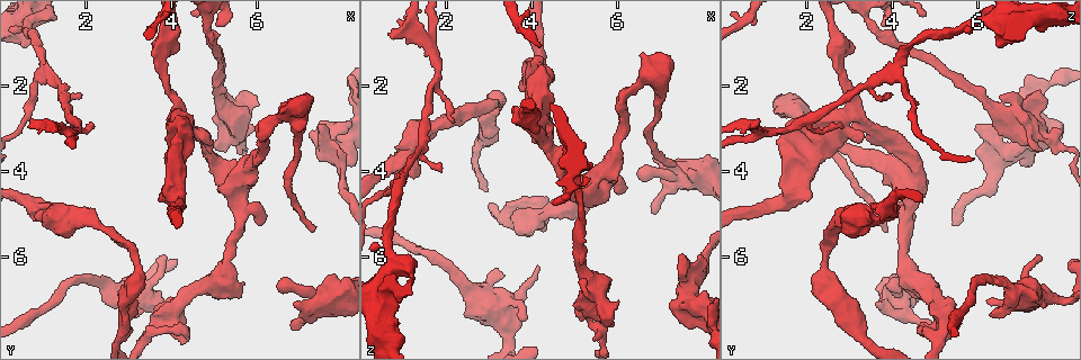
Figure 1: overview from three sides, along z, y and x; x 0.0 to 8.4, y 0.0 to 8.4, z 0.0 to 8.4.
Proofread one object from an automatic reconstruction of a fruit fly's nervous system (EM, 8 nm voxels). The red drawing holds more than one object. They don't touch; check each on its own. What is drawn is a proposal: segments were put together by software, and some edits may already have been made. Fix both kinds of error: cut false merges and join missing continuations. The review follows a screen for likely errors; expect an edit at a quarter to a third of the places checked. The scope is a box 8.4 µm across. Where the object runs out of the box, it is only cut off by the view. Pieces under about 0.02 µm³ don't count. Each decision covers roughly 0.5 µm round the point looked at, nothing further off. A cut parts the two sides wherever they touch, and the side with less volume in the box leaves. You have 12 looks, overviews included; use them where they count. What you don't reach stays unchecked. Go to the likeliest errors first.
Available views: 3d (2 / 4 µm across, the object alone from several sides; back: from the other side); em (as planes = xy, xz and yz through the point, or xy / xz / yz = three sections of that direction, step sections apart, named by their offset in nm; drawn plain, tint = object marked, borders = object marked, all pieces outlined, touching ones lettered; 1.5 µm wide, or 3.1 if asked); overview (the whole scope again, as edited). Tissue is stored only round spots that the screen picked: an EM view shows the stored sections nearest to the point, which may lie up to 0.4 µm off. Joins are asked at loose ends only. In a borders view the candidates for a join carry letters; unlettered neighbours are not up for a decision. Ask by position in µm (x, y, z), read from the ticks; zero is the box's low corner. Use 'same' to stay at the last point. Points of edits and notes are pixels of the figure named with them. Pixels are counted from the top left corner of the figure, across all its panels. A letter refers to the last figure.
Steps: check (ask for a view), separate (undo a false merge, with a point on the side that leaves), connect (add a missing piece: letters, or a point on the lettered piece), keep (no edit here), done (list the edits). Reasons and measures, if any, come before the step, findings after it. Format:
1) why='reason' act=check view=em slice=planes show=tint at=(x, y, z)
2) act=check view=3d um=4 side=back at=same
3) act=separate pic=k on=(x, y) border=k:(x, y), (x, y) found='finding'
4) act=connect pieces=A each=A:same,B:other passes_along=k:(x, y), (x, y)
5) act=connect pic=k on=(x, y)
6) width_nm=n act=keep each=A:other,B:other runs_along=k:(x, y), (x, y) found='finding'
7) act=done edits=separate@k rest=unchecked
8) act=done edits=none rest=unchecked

why='branch stops here' act=check view=em slice=planes show=borders at=(6.90, 7.70, 4.95)

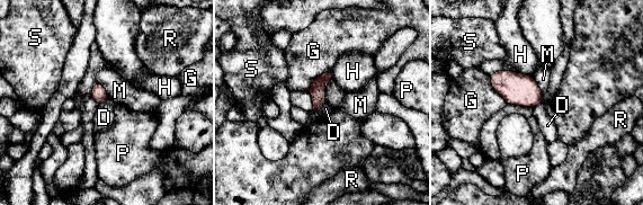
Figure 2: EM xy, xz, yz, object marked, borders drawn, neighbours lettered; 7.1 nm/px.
longest_contact=G:240nm act=keep each=D:other,G:other,H:other,M:other,P:other,R:other,S:other found='no lettered piece goes on from it'

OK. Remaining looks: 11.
why='an open end' act=check view=3d um=4 at=(7.35, 5.35, 3.80)

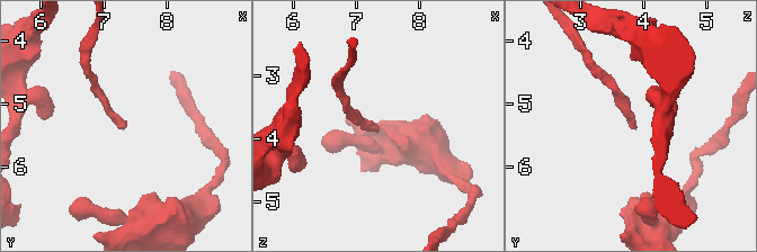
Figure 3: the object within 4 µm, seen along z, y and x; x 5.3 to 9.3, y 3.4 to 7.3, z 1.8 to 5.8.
why='now the EM' act=check view=em slice=yz step=8 show=borders at=(7.30, 5.45, 3.90)

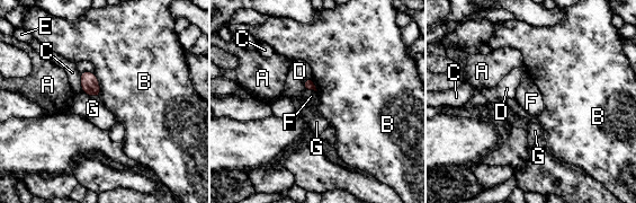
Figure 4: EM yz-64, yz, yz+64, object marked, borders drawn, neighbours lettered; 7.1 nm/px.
act=keep each=A:other,B:other,C:other,D:other,E:other,F:other,G:other border=4:(93, 72), (98, 80), (99, 97) found='none of them fits'

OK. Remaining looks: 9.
why='free end' act=check view=em slice=yz step=8 show=tint at=(3.75, 7.75, 4.85)

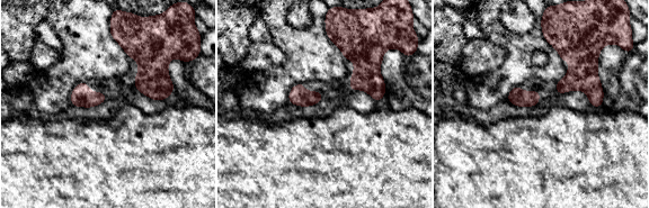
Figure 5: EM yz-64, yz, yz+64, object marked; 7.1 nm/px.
why='cut it another way' act=check view=em slice=planes show=tint at=same

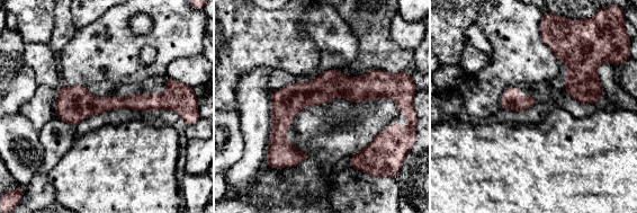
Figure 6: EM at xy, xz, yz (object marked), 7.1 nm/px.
act=check view=em slice=planes show=borders at=same

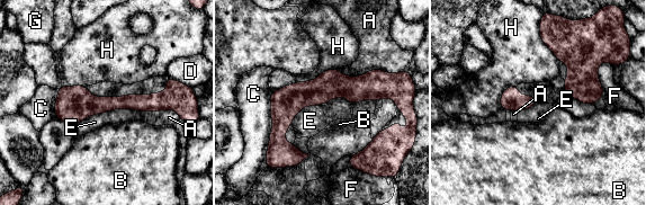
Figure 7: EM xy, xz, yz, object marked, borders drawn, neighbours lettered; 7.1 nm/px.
width_nm=110 act=keep each=A:other,B:other,C:other,D:other,E:other,F:other,G:other,H:other border=7:(136, 109), (105, 110), (74, 125) found='none of them fits'

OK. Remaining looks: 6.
why='arms part here' act=check view=em slice=planes show=borders at=(4.20, 2.75, 3.15)

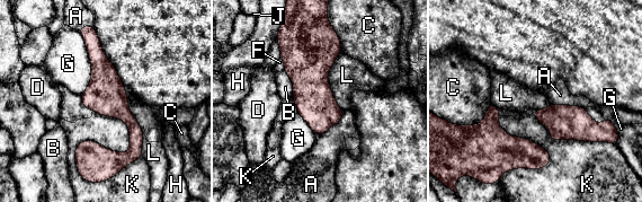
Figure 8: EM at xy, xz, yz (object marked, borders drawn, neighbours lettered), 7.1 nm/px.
width_nm=280 act=keep each=A:other,B:other,C:other,D:other,F:other,G:other,H:other,J:other,K:other,L:other runs_along=8:(88, 34), (134, 128), (124, 159), (94, 166) found='continuous, no second cell'

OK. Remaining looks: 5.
why='touches itself' act=check view=3d um=2 at=(4.10, 3.20, 1.40)

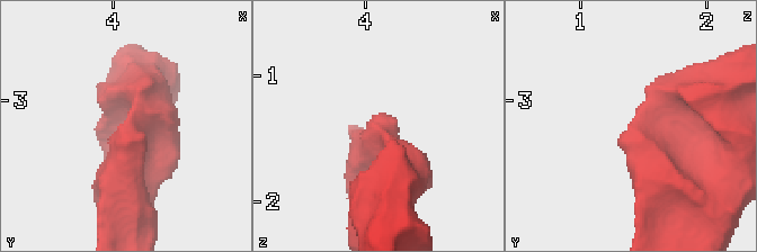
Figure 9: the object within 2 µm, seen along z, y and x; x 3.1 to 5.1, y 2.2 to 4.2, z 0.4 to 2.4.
act=check view=em slice=planes show=tint at=(4.10, 3.14, 1.42)

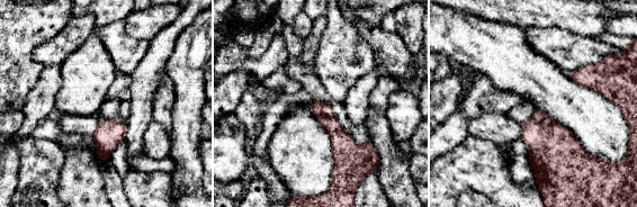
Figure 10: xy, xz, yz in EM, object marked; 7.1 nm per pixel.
why='what lies round it' act=check view=em slice=planes show=borders at=same

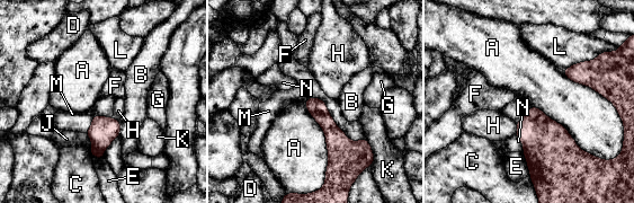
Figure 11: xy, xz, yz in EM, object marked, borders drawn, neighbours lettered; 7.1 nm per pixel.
width_nm=130 act=keep each=A:other,B:other,C:other,D:other,E:other,F:other,G:other,H:other,J:other,K:other,L:other,M:other,N:other border=11:(304, 103), (324, 133), (326, 181) found='all the same cell'

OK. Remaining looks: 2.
act=done edits=none rest=unchecked

